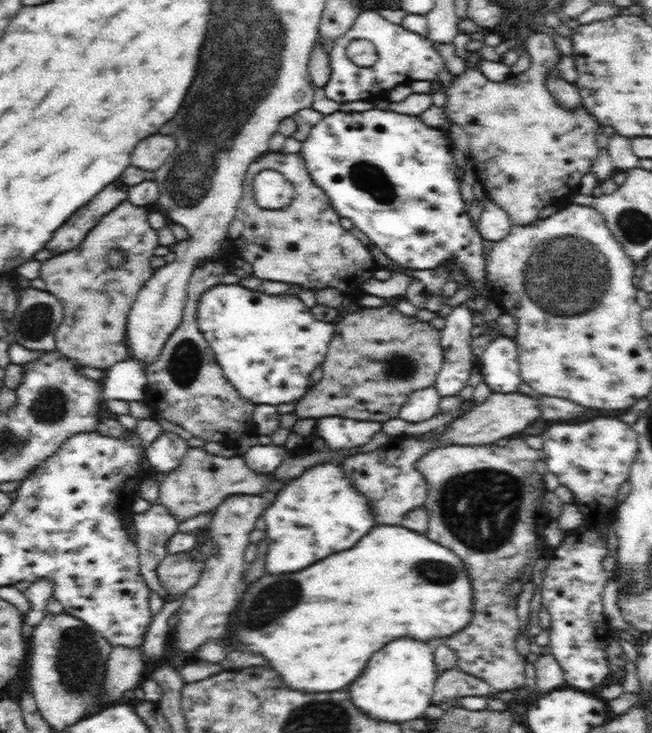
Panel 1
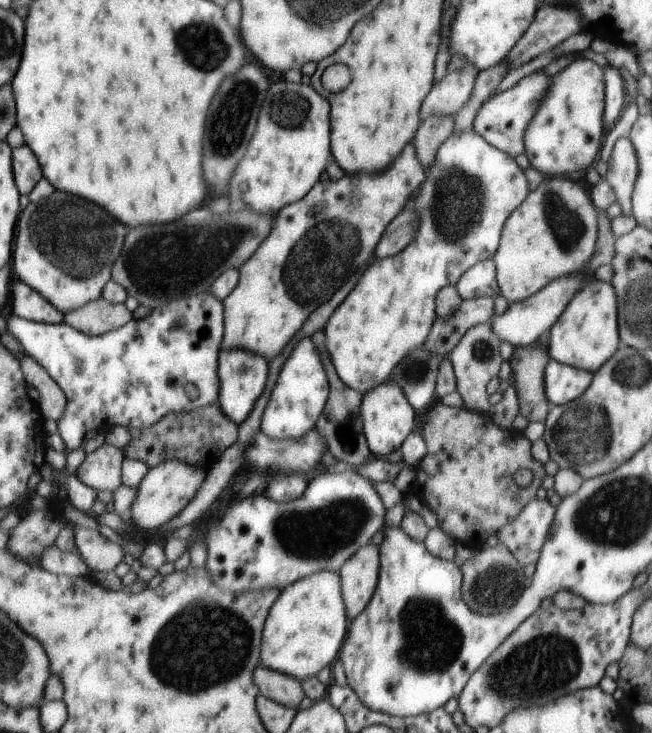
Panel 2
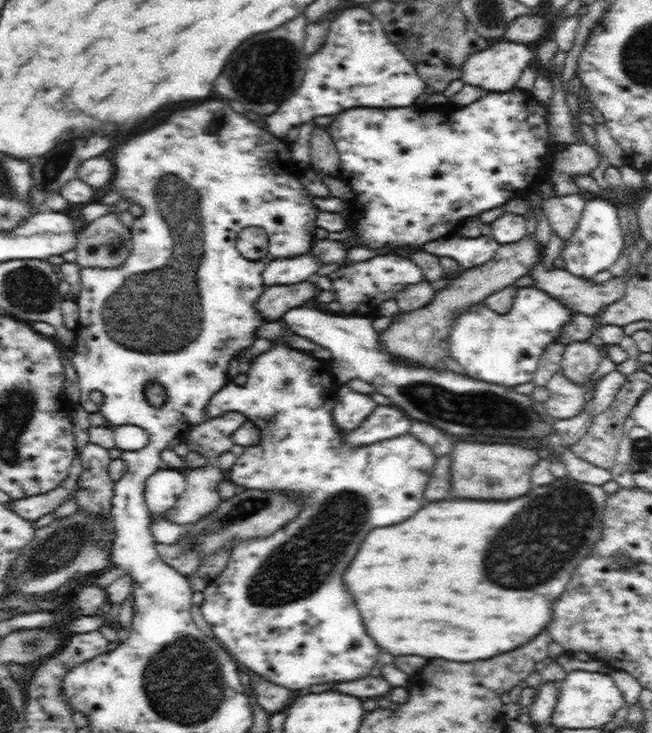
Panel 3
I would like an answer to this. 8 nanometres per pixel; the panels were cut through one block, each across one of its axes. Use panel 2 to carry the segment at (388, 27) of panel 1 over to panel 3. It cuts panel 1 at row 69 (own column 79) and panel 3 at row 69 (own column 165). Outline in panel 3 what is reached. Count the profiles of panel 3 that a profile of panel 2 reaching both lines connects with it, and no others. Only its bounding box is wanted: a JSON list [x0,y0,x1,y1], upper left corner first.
[265,8,429,137]

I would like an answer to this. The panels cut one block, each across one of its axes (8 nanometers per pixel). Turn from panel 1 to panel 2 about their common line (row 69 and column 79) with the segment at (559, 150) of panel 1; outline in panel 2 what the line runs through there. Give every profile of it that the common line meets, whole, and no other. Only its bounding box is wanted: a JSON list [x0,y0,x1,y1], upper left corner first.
[75,443,125,571]

